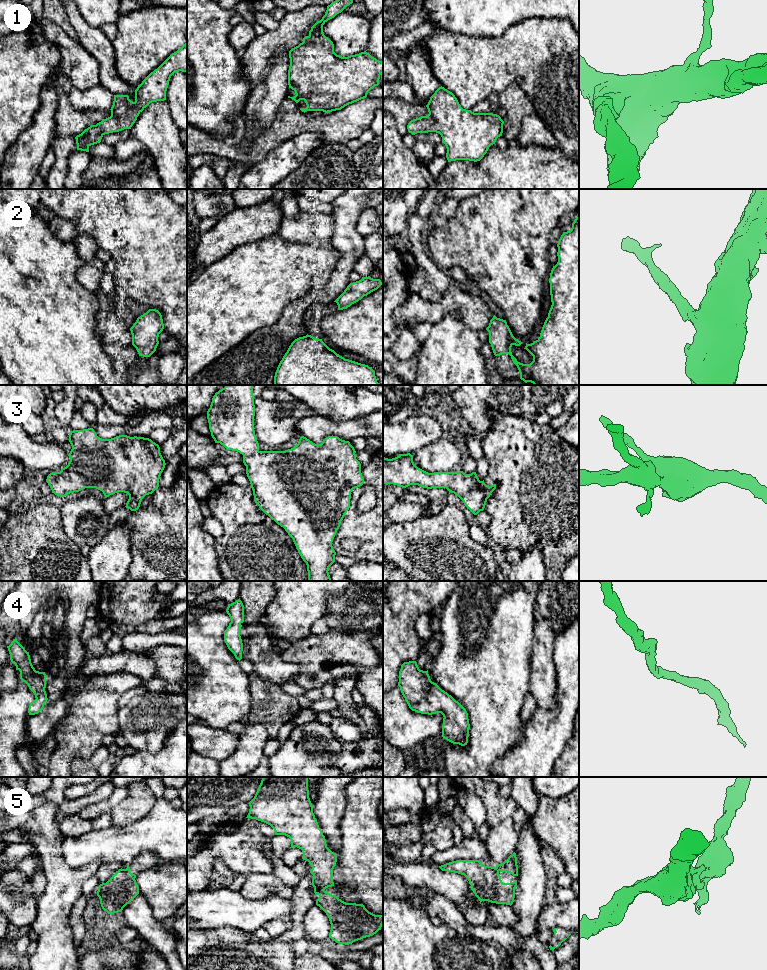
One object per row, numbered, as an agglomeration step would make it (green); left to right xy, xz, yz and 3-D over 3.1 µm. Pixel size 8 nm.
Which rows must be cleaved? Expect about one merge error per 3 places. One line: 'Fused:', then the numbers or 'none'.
Fused: none

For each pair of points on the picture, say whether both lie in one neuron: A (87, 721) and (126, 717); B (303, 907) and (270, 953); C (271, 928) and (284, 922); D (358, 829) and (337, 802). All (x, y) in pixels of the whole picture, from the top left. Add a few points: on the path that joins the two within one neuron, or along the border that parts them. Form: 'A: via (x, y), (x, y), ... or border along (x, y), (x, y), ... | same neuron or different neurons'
A: border along (117, 710), (117, 723), (120, 731) | different neurons
B: via (297, 919), (297, 928), (282, 943) | same neuron
C: via (274, 928), (281, 925) | same neuron
D: border along (346, 788), (345, 811), (340, 822), (340, 834) | different neurons

